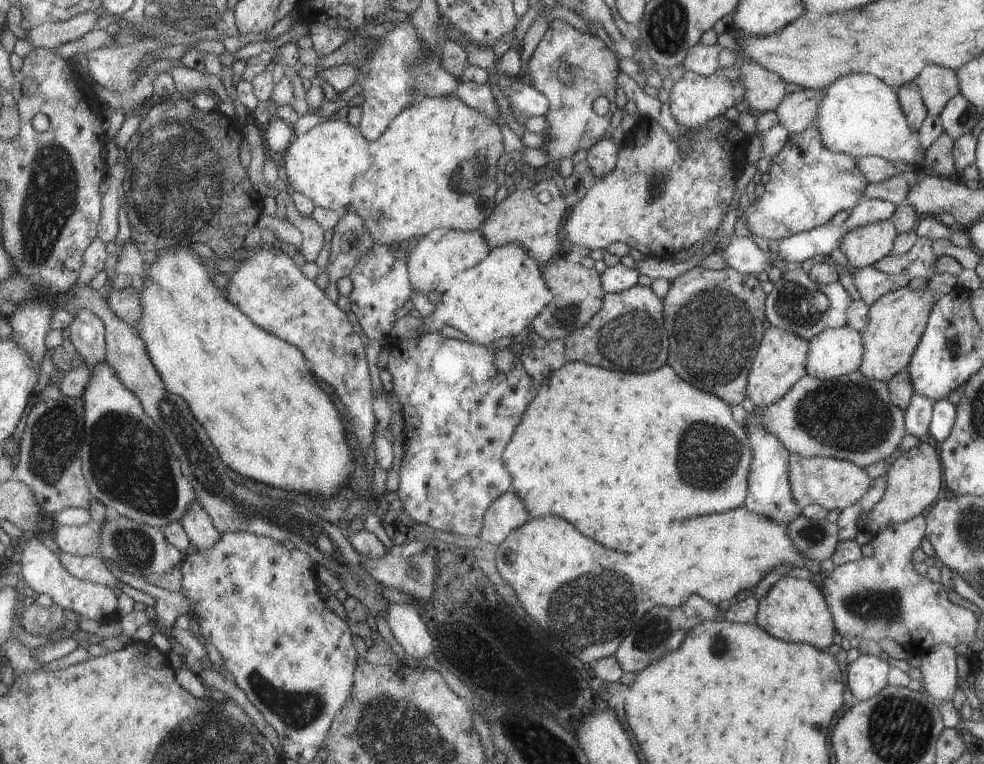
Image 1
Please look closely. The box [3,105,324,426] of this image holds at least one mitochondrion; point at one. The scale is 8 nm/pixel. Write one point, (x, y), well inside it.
(51, 197)

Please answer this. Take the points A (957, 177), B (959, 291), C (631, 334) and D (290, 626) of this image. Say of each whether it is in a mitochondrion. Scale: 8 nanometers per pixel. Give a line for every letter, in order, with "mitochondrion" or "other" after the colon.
A: other
B: other
C: mitochondrion
D: other

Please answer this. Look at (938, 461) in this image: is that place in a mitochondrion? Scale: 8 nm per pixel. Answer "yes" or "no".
no

